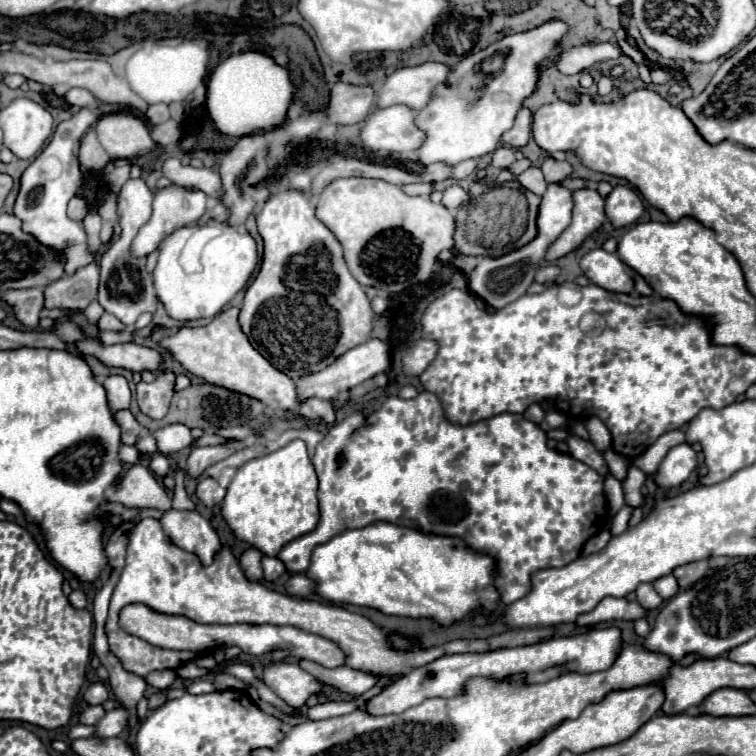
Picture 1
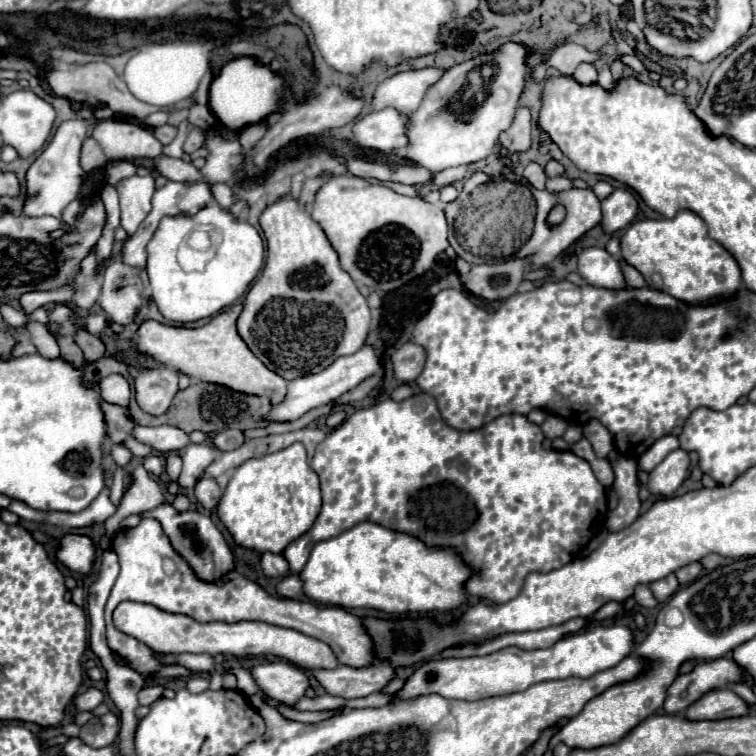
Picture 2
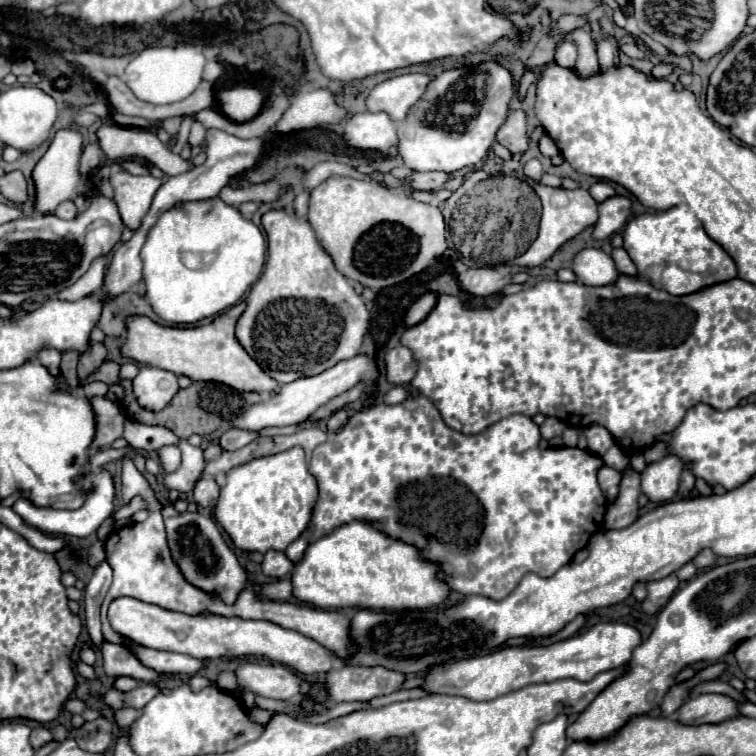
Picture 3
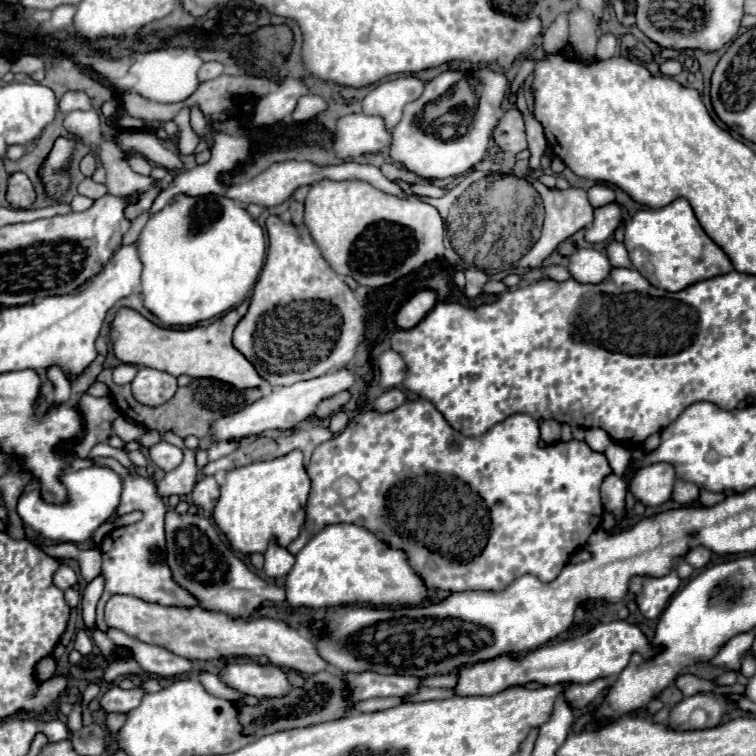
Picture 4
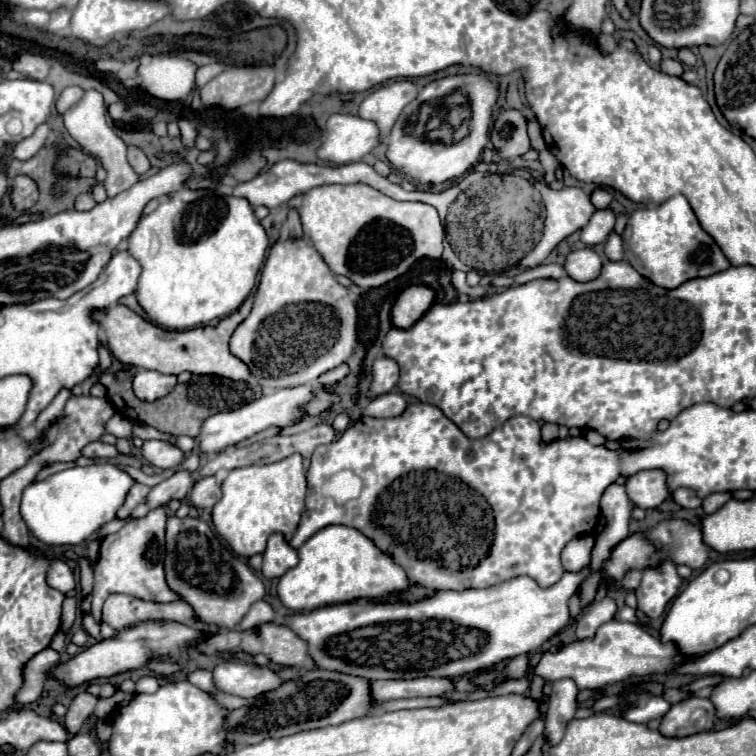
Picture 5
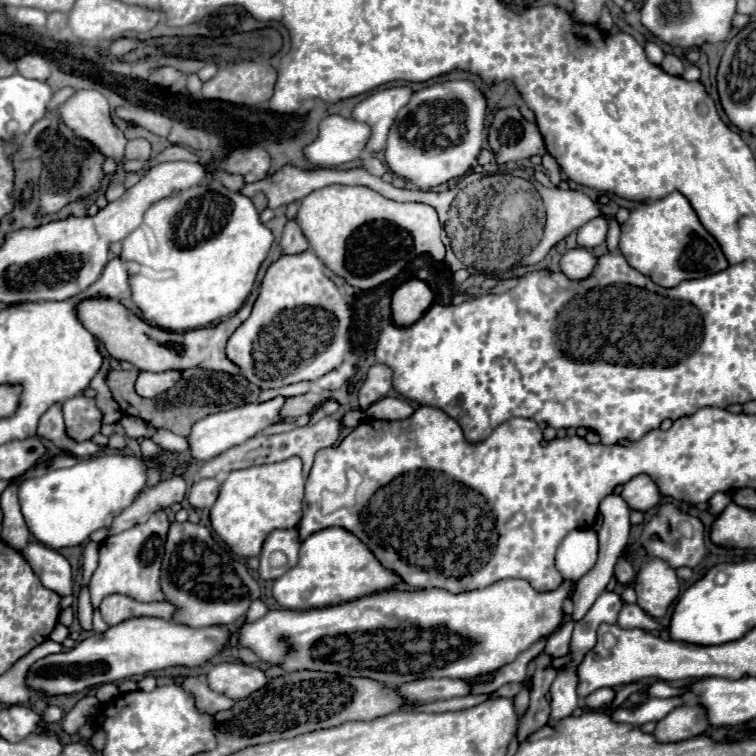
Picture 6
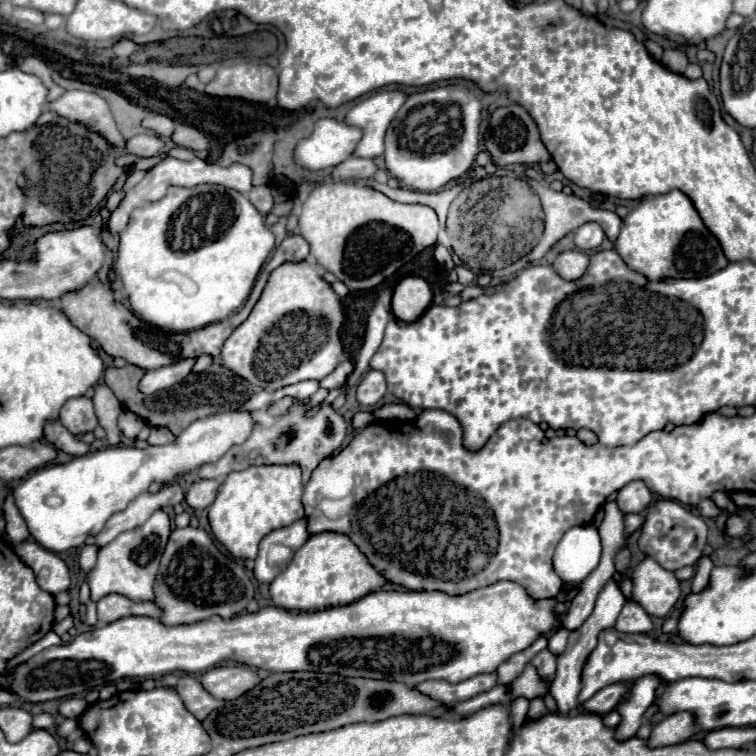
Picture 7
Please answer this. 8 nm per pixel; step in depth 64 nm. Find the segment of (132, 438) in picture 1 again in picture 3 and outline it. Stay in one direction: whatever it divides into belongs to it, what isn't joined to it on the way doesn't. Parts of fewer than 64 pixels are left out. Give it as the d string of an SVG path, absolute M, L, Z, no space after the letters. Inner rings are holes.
M94 396L88 400L92 404L92 410L96 412L96 436L90 444L90 450L98 450L100 446L108 446L122 436L122 426L126 418L120 406L110 398Z

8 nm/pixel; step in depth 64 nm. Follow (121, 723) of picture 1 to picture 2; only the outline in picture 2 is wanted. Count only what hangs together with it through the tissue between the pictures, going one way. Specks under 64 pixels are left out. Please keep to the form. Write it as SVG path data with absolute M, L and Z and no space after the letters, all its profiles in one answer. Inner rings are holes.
M108 712L98 720L92 718L88 724L84 724L78 738L92 748L104 748L116 742L118 732L120 732L120 720L112 712Z

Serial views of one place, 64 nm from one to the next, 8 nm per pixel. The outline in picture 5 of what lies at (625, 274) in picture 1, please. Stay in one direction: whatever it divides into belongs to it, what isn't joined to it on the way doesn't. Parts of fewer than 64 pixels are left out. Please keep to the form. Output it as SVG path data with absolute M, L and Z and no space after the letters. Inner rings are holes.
M582 248L582 250L574 250L566 256L564 270L570 278L574 278L578 282L588 282L600 274L602 264L604 264L604 260L592 248Z

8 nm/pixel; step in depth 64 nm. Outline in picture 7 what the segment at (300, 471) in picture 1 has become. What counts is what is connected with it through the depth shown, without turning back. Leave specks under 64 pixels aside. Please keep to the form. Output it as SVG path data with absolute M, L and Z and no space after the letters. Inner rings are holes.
M252 466L242 472L232 472L226 476L218 490L216 500L208 508L208 520L212 534L218 538L226 550L242 560L254 560L258 552L258 542L272 530L290 526L304 516L302 498L302 478L298 466Z

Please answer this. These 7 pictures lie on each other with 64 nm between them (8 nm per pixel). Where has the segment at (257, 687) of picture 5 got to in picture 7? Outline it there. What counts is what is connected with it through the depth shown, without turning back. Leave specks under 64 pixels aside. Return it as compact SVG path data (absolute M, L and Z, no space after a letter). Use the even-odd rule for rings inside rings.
M220 666L206 670L200 678L206 692L210 692L218 700L234 700L244 692L252 690L260 678L248 666Z

